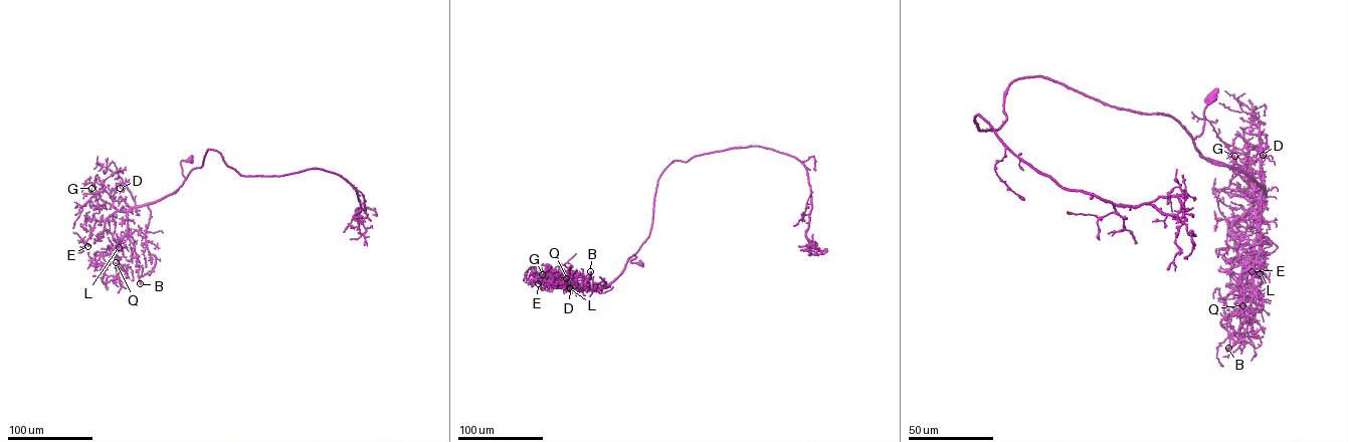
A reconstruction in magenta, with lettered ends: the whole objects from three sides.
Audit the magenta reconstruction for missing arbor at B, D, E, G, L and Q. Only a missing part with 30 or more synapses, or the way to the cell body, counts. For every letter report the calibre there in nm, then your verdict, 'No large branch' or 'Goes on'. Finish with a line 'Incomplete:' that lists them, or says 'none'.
B: Thickness 360 nm. No large branch
D: Thickness 130 nm. No large branch
E: Thickness 200 nm. No large branch
G: Thickness 180 nm. No large branch
L: Thickness 200 nm. No large branch
Q: Thickness 240 nm. Goes on
Incomplete: Q

